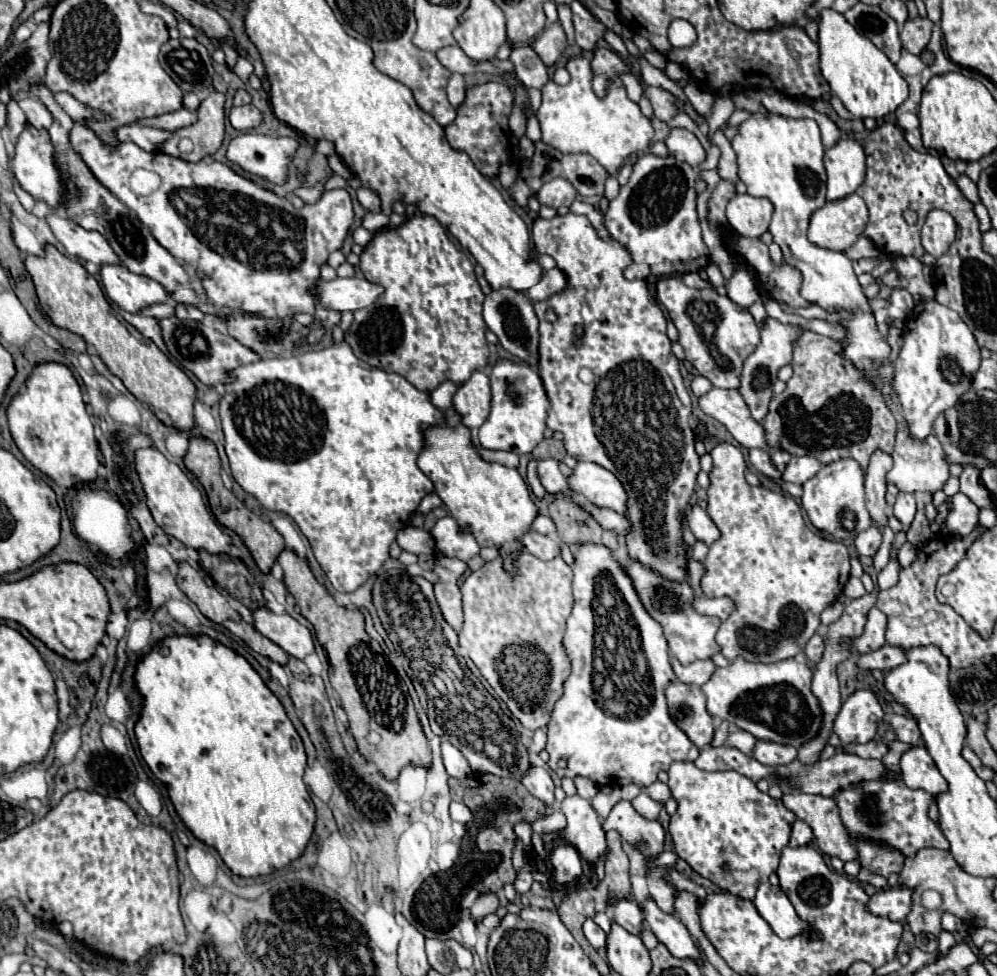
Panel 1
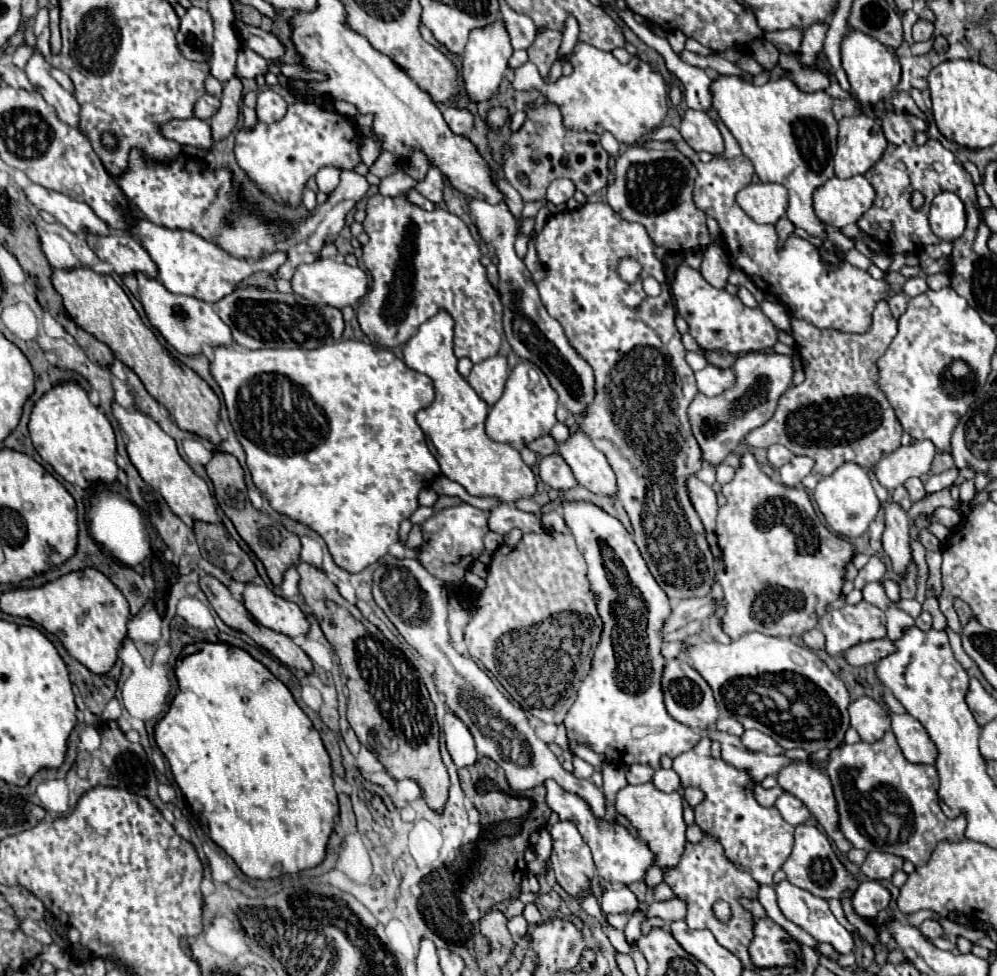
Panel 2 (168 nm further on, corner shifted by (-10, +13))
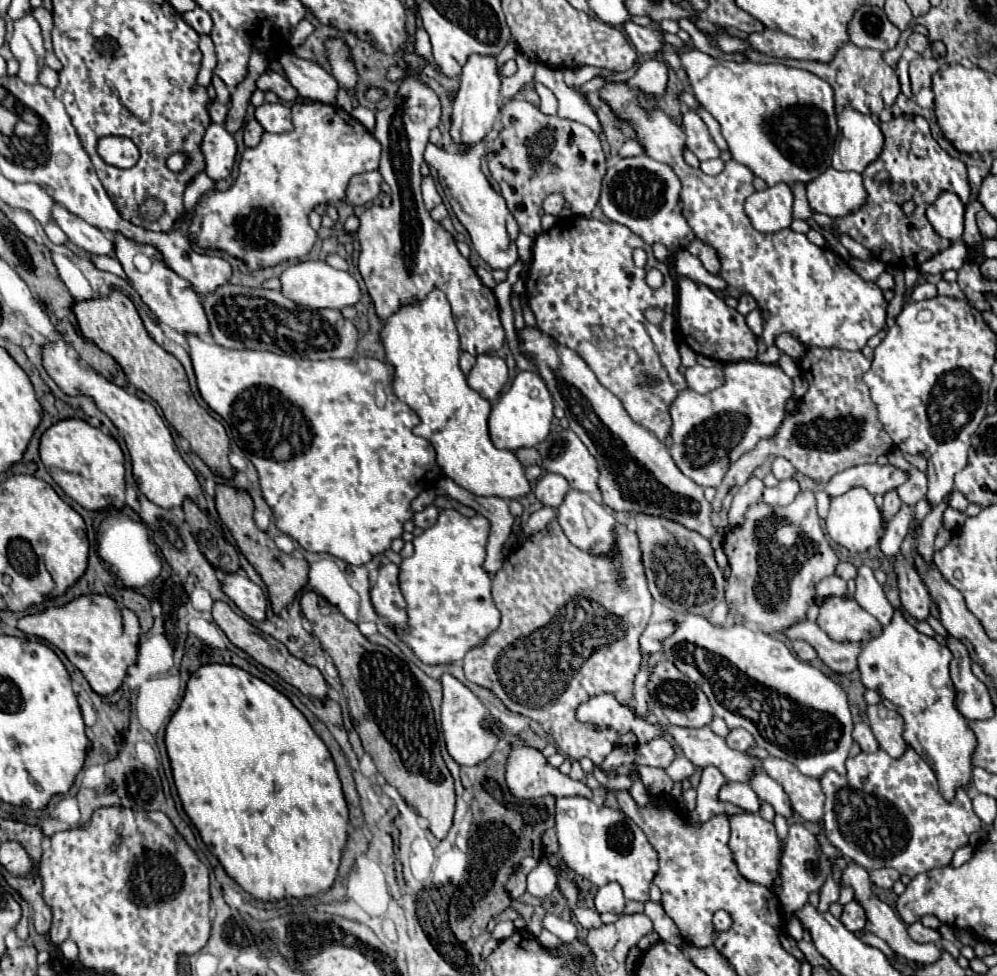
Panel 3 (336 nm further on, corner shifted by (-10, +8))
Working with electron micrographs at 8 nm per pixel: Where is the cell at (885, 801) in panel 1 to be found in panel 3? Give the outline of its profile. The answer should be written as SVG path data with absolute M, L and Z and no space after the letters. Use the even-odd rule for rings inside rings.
M883 749L875 753L859 753L857 757L847 759L847 775L841 777L835 771L827 771L821 777L821 787L825 793L825 817L823 817L823 829L827 833L827 839L849 859L871 869L881 867L893 867L899 871L899 875L915 877L919 873L925 873L935 867L949 865L953 853L969 843L971 833L977 833L981 829L981 819L975 815L971 807L971 799L965 793L965 789L957 789L953 801L945 801L939 793L935 773L925 765L913 749L905 749L905 753L899 759L889 757Z

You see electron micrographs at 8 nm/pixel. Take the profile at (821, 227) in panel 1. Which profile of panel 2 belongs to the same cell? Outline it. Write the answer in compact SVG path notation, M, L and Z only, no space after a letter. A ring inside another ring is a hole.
M833 176L813 194L813 208L817 218L833 228L855 224L873 202L875 190L865 180L865 176L851 176L847 180Z

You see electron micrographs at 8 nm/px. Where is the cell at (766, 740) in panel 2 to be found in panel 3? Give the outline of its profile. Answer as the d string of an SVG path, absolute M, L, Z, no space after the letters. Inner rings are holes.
M731 729L729 735L725 737L725 741L731 749L737 749L737 751L747 751L749 747L755 745L753 737L745 729Z

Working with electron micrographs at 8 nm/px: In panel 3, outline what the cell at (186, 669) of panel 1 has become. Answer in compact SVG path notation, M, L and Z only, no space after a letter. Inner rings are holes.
M203 665L201 669L197 669L191 675L191 679L187 683L187 691L183 695L183 701L181 701L177 713L171 717L171 721L167 725L165 745L167 745L175 785L177 785L179 797L183 801L185 813L189 815L193 825L199 829L199 835L205 841L205 845L209 847L209 851L219 859L219 863L223 865L227 875L243 891L247 891L251 897L255 897L259 901L279 901L279 899L285 899L285 897L295 897L295 899L313 897L313 895L329 891L333 887L333 881L335 881L337 869L339 869L339 861L341 861L341 853L343 853L343 847L347 843L349 809L347 809L347 803L345 803L345 797L343 797L343 791L341 791L341 781L337 777L337 771L335 771L329 749L317 737L317 733L311 729L311 725L307 723L303 713L299 709L295 709L293 703L285 695L281 695L271 685L267 685L265 681L245 673L239 667L233 667L233 665Z

